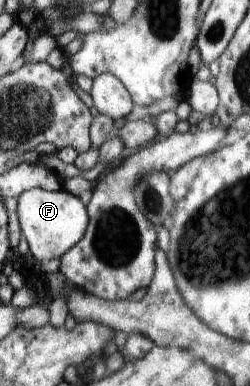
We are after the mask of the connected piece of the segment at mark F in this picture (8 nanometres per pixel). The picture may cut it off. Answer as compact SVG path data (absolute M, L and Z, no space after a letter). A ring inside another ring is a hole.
M65 188L58 191L27 189L18 198L17 211L22 234L27 239L30 251L43 264L47 264L53 258L60 259L65 256L71 248L82 240L86 234L87 225L90 224L86 204L67 192Z

